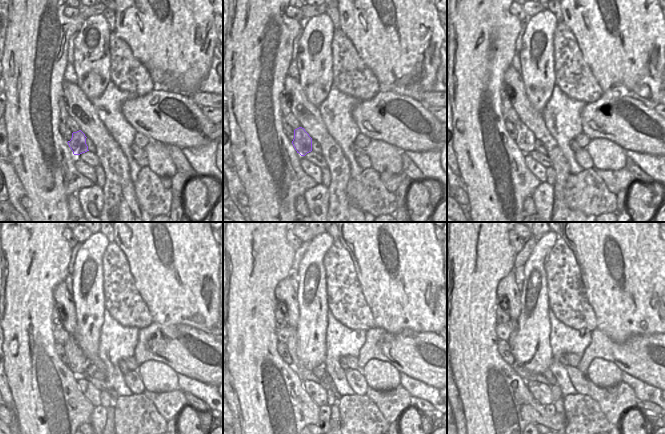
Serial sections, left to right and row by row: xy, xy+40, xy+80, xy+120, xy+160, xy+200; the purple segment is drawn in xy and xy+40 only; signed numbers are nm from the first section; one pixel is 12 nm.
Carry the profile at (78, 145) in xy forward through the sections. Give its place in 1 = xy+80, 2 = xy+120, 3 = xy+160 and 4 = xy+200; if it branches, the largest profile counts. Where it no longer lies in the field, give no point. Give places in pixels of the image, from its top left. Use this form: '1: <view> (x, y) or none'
1: xy+80 (525, 140)
2: xy+120 (77, 362)
3: xy+160 (291, 343)
4: xy+200 (513, 324)

